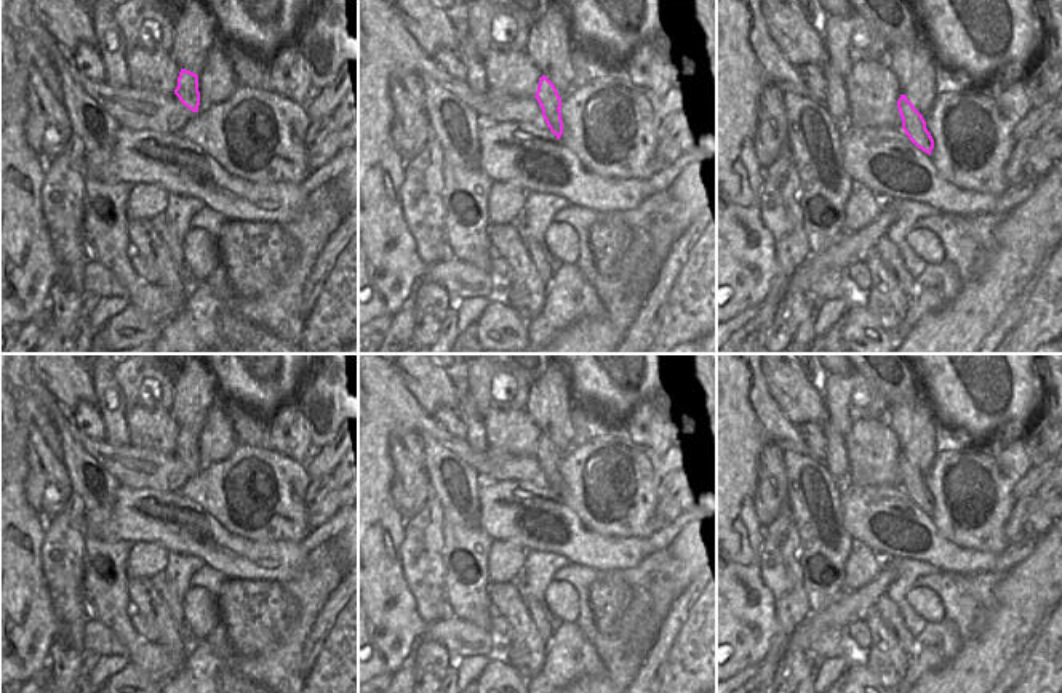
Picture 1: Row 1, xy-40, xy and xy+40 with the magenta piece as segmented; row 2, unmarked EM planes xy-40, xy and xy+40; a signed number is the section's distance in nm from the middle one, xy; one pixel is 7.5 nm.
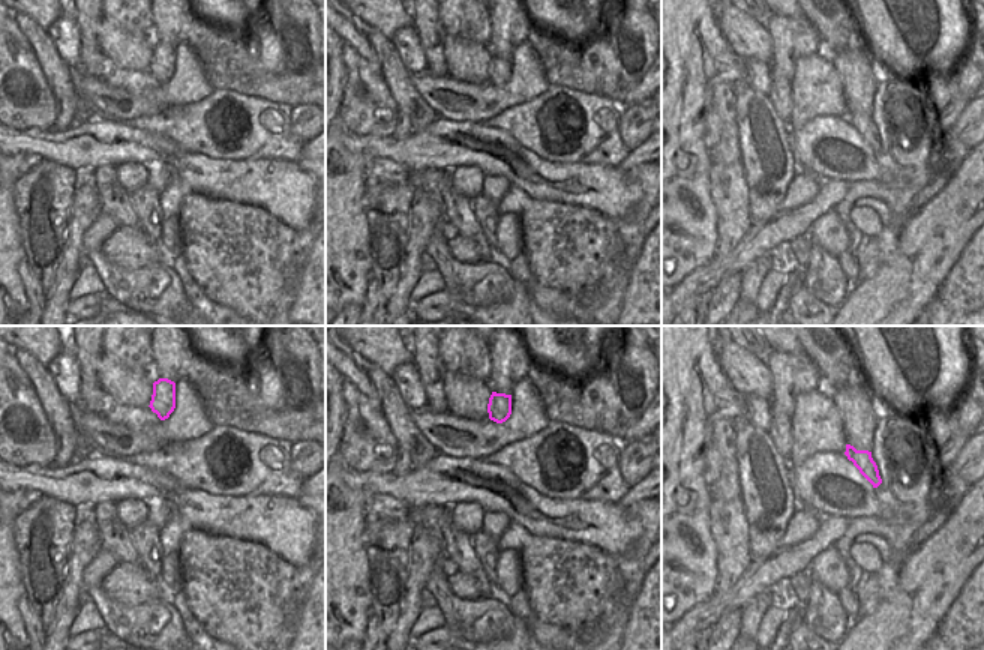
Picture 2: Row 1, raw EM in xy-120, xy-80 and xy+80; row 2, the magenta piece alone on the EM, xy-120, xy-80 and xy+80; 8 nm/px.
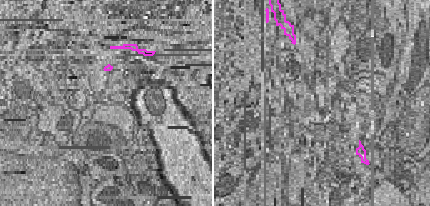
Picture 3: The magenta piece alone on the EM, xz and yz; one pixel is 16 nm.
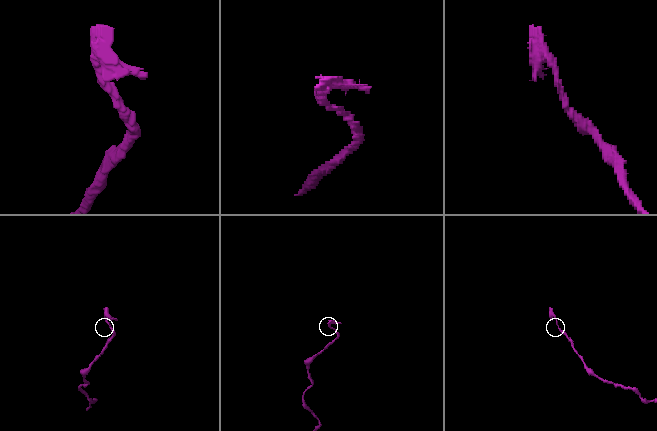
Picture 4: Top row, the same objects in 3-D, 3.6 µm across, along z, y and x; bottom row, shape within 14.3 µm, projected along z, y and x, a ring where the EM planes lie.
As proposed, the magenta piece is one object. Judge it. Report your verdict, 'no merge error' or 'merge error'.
merge error

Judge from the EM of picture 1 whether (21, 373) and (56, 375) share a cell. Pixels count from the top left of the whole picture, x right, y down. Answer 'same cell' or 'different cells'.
different cells

